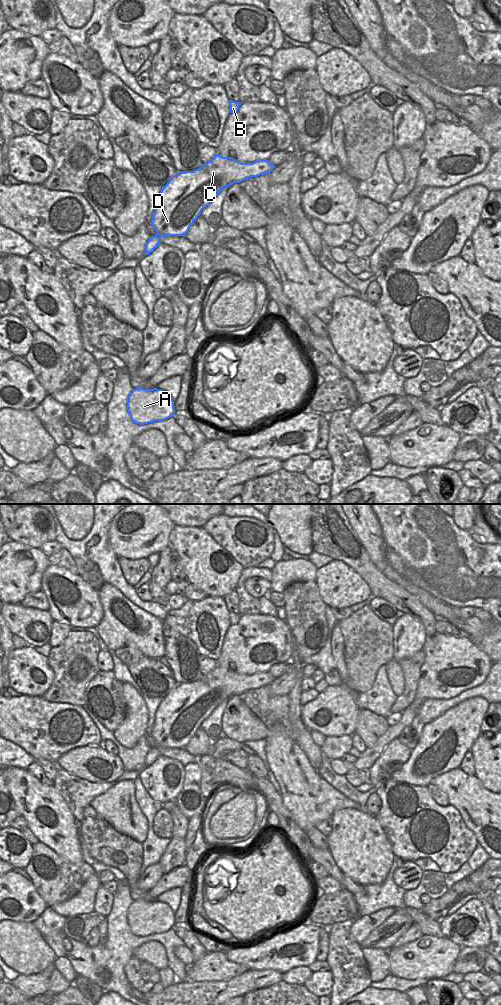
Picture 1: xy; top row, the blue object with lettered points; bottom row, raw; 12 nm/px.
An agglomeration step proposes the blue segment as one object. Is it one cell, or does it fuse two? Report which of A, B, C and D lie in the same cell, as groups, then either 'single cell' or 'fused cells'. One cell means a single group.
groups A B C D; single cell

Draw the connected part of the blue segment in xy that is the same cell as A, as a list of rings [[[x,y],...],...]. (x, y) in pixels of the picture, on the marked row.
[[[157,388],[133,389],[127,398],[127,411],[132,422],[139,425],[164,421],[175,414],[171,396]]]

